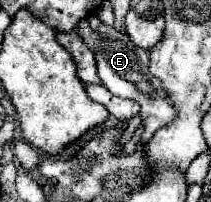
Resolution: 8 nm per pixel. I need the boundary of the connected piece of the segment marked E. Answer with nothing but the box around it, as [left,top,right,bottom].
[75,21,177,143]

